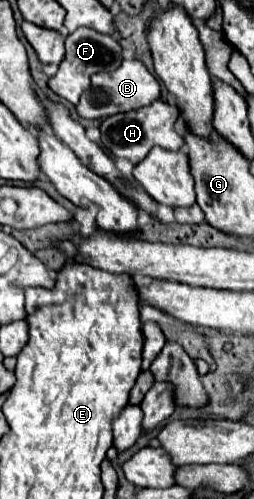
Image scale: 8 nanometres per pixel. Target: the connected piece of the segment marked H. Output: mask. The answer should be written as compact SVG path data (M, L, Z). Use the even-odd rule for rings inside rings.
M157 99L157 101L153 101L151 105L147 105L143 109L105 117L99 125L101 143L113 157L125 157L133 165L137 165L141 159L145 159L145 155L155 145L159 145L163 149L169 149L169 151L177 151L177 149L183 147L183 137L177 131L177 119L179 119L177 107Z

